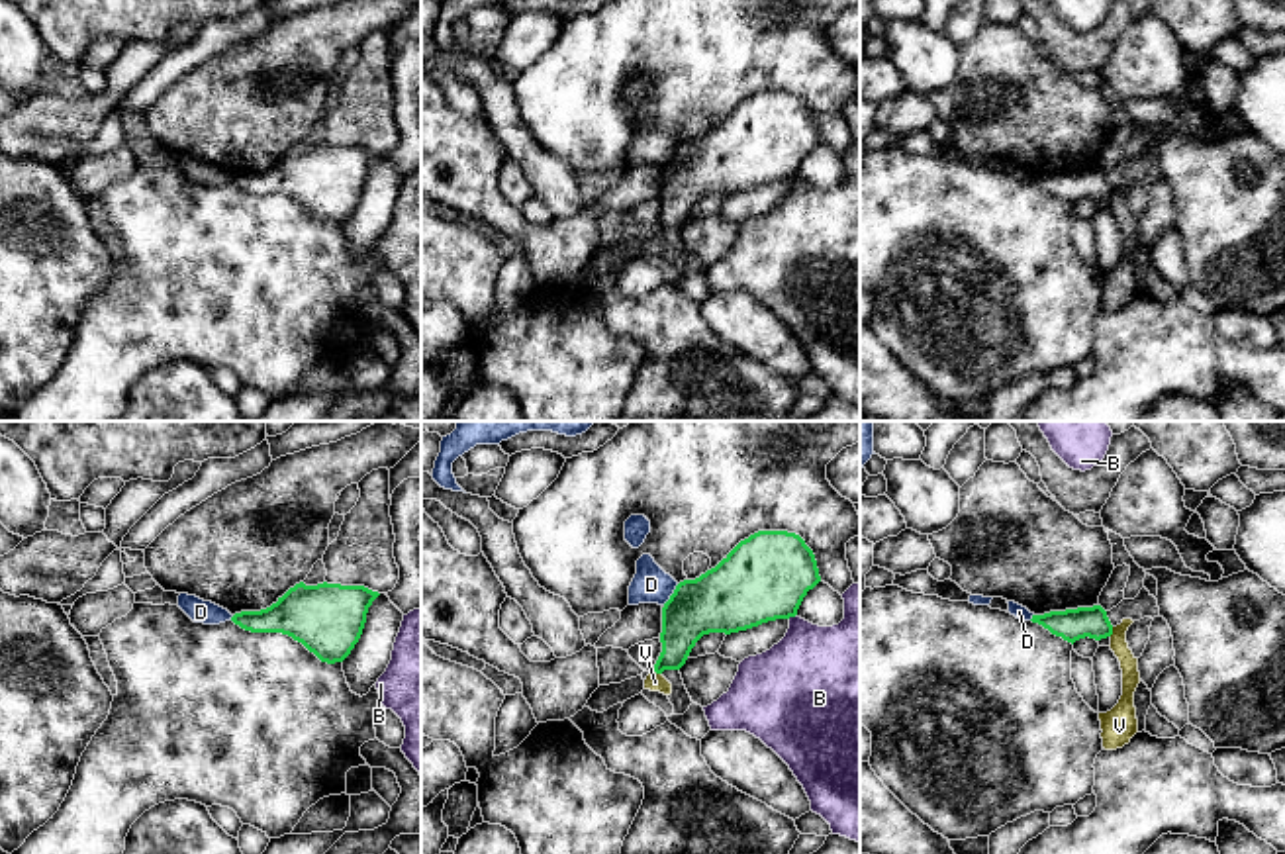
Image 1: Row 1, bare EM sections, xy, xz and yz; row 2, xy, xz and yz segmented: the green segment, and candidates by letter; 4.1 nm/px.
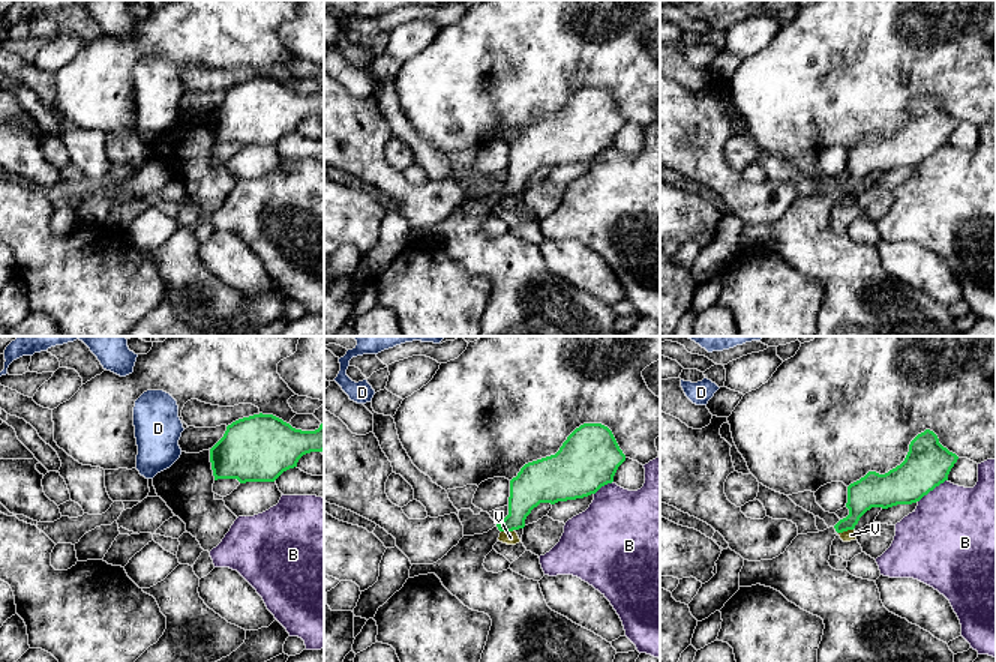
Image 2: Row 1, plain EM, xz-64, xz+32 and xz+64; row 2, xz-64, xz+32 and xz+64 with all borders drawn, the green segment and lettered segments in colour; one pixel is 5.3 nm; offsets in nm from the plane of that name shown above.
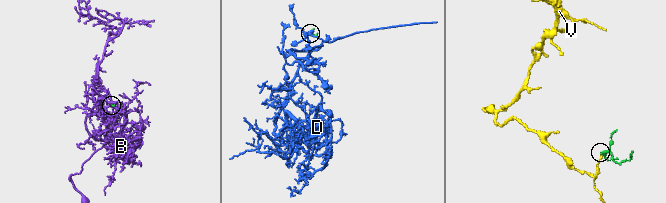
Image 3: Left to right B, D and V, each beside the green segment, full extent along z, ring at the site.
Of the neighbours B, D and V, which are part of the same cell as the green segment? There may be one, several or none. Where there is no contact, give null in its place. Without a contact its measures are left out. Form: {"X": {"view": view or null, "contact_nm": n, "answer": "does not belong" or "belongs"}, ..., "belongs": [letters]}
{"B": {"view": "xz", "contact_nm": 40, "answer": "does not belong"}, "D": {"view": "xz", "contact_nm": 110, "answer": "does not belong"}, "V": {"view": "xz", "contact_nm": 50, "answer": "does not belong"}, "belongs": []}

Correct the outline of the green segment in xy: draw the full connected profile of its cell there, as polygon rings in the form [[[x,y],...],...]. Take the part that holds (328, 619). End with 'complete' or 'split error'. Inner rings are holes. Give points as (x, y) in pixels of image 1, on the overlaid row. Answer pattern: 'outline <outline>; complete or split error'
outline [[[300,582],[270,607],[235,613],[231,621],[251,633],[288,635],[321,662],[335,664],[358,642],[368,607],[378,595],[364,586]]]; complete

